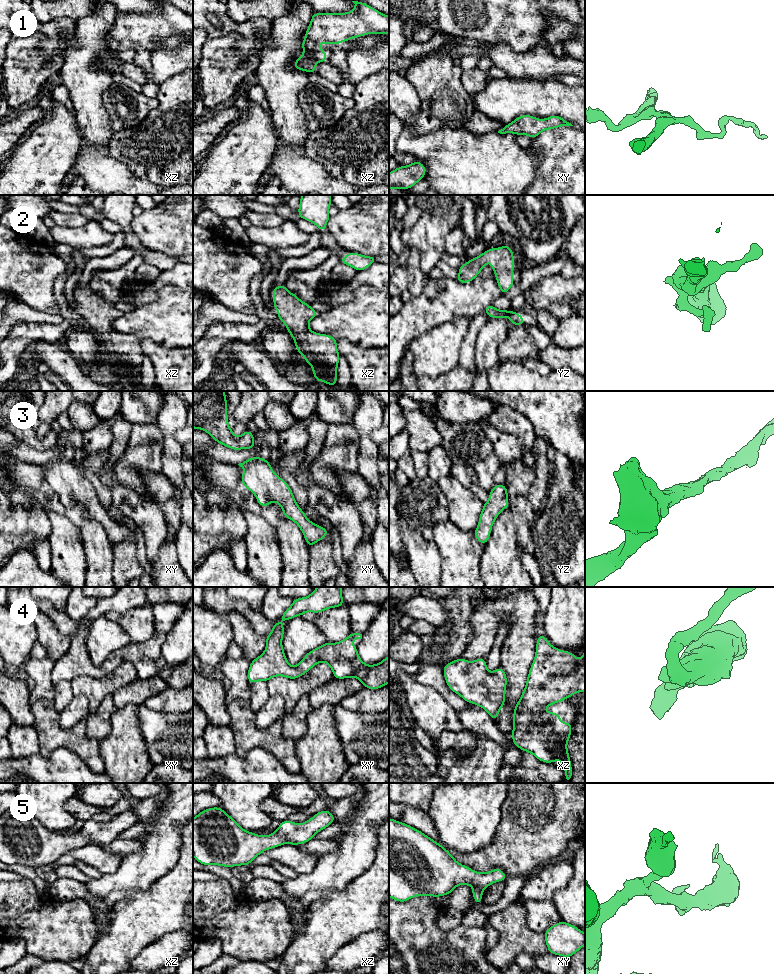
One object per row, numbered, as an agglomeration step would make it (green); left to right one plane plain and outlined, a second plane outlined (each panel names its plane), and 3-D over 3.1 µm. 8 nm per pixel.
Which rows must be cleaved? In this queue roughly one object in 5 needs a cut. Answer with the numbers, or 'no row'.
no row

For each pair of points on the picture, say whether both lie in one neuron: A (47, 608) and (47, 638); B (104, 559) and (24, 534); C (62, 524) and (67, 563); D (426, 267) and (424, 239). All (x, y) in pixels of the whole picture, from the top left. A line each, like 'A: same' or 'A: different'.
A: same
B: different
C: same
D: same

